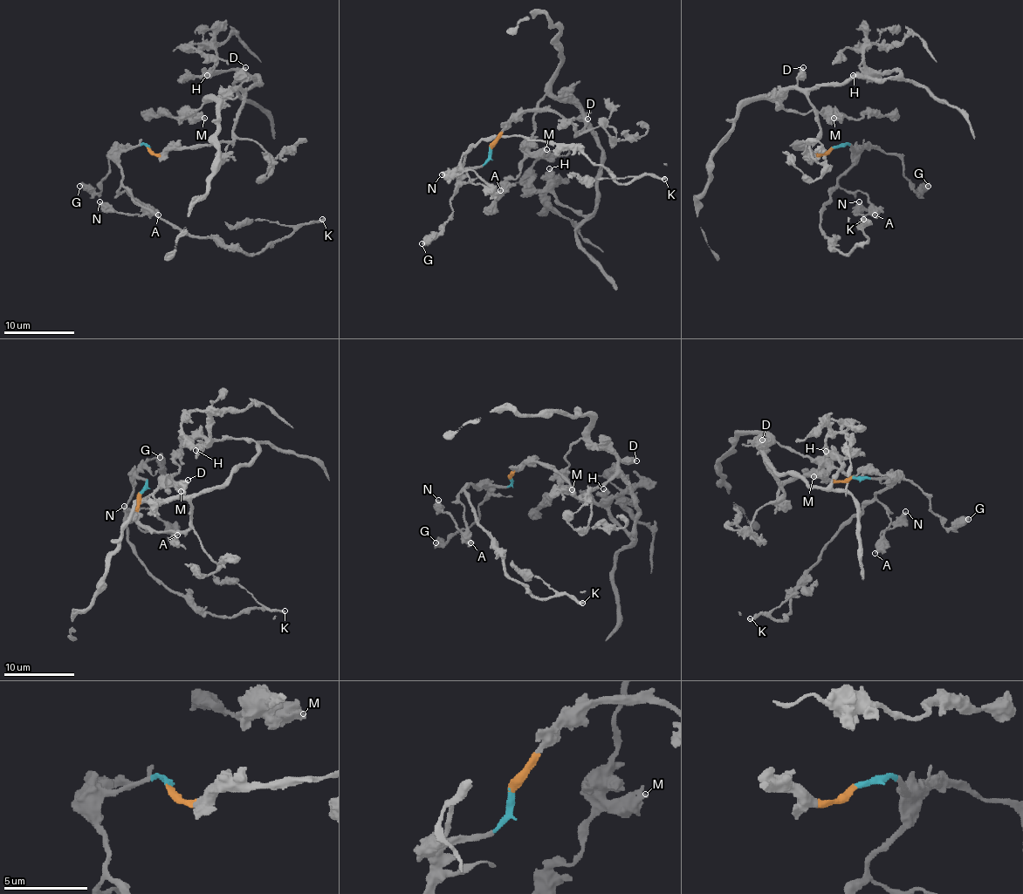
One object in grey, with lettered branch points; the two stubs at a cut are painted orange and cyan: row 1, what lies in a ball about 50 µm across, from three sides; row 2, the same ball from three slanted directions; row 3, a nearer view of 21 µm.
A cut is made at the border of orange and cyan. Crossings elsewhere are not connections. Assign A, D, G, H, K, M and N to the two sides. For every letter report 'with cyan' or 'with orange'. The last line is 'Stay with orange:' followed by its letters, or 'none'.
A: with cyan
D: with orange
G: with cyan
H: with orange
K: with cyan
M: with orange
N: with cyan
Stay with orange: D, H, M

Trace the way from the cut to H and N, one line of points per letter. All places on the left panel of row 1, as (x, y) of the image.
H: (148, 148), (162, 153), (233, 139), (233, 123), (257, 78), (243, 71), (206, 76)
N: (148, 148), (141, 145), (120, 153), (118, 190), (125, 190), (147, 211), (109, 211), (99, 201)

